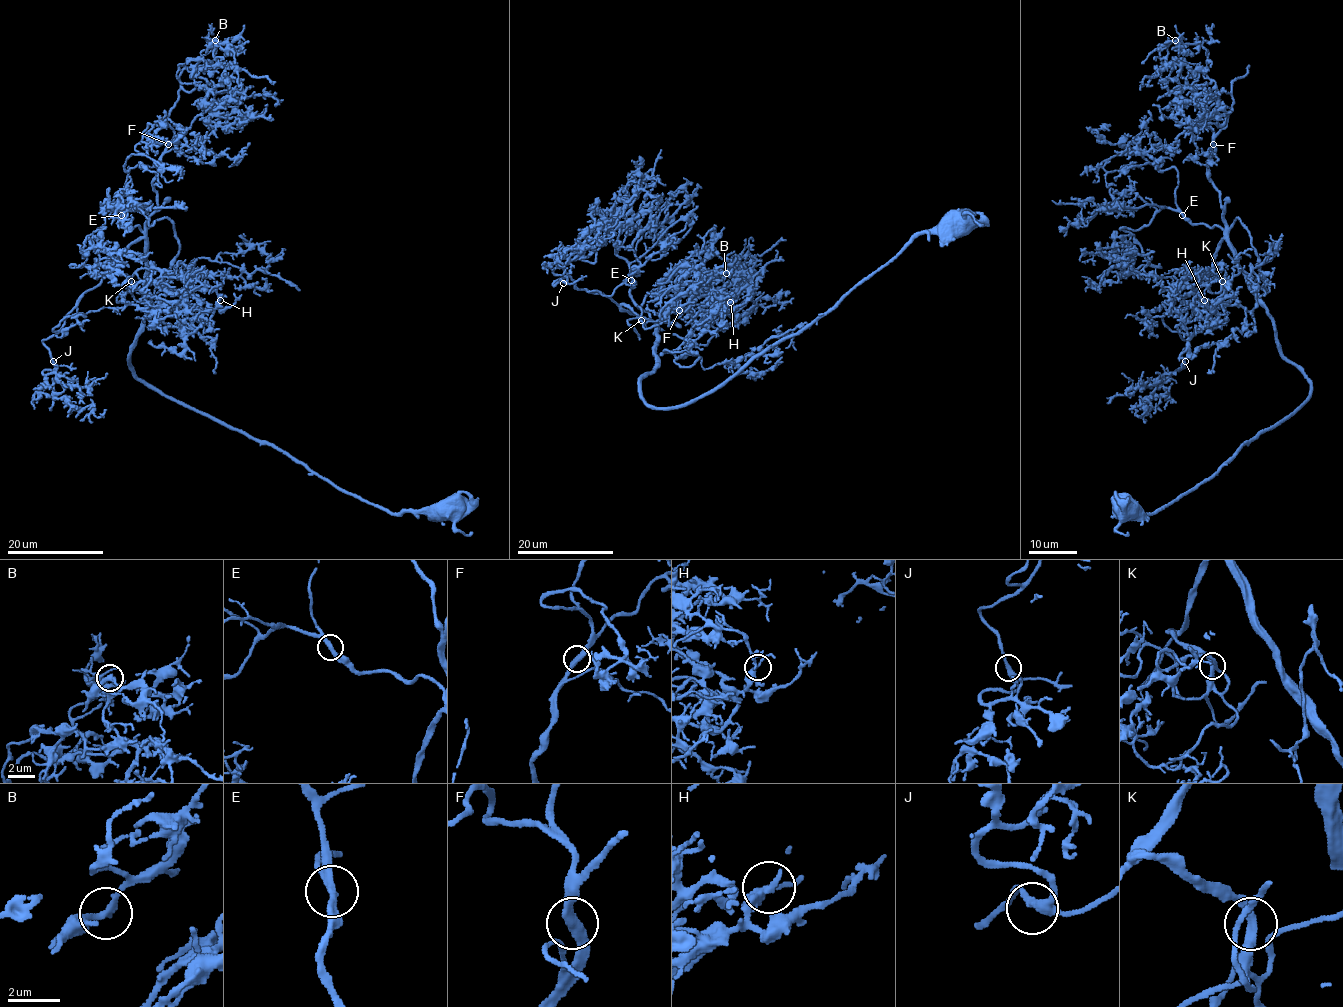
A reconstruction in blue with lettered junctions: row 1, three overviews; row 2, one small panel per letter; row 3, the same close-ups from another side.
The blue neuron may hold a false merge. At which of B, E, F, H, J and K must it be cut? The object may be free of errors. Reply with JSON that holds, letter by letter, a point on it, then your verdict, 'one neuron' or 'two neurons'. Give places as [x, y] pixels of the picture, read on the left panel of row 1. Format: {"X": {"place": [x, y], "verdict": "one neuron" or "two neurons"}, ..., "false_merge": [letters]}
{"B": {"place": [215, 40], "verdict": "one neuron"}, "E": {"place": [121, 215], "verdict": "one neuron"}, "F": {"place": [168, 144], "verdict": "one neuron"}, "H": {"place": [220, 300], "verdict": "one neuron"}, "J": {"place": [53, 361], "verdict": "one neuron"}, "K": {"place": [131, 281], "verdict": "one neuron"}, "false_merge": []}

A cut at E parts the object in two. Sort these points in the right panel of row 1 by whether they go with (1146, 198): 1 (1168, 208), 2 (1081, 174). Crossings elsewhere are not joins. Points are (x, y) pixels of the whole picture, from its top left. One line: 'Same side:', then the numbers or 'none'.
Same side: 1

